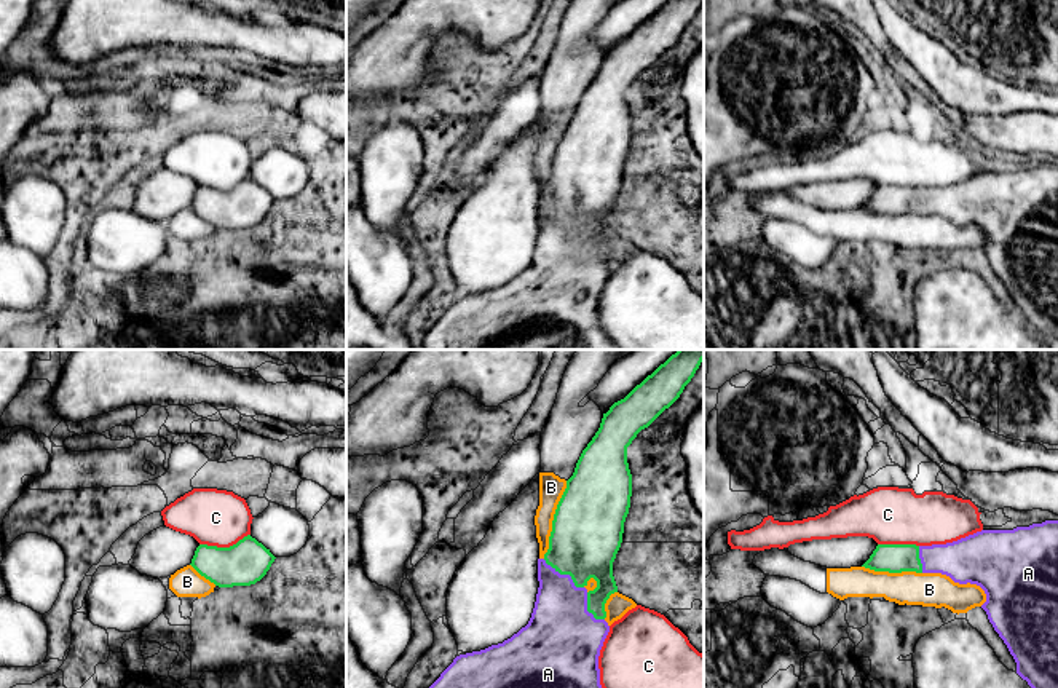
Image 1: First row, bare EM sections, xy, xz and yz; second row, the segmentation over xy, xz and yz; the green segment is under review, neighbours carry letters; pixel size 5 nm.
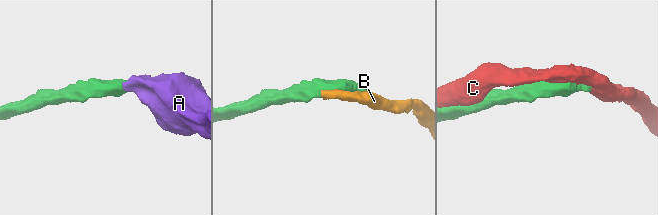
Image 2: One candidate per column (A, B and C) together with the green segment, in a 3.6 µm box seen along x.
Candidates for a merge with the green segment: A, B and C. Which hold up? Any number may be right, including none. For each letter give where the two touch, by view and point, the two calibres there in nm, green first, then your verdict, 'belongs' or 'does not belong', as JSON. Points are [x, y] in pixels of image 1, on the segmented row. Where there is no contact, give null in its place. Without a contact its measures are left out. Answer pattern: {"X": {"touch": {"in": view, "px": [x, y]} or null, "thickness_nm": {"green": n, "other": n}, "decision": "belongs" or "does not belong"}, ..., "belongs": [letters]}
{"A": {"touch": {"in": "xz", "px": [565, 573]}, "thickness_nm": {"green": 360, "other": 300}, "decision": "belongs"}, "B": {"touch": {"in": "xz", "px": [554, 519]}, "thickness_nm": {"green": 360, "other": 130}, "decision": "does not belong"}, "C": {"touch": {"in": "xy", "px": [224, 548]}, "thickness_nm": {"green": 220, "other": 280}, "decision": "does not belong"}, "belongs": ["A"]}

